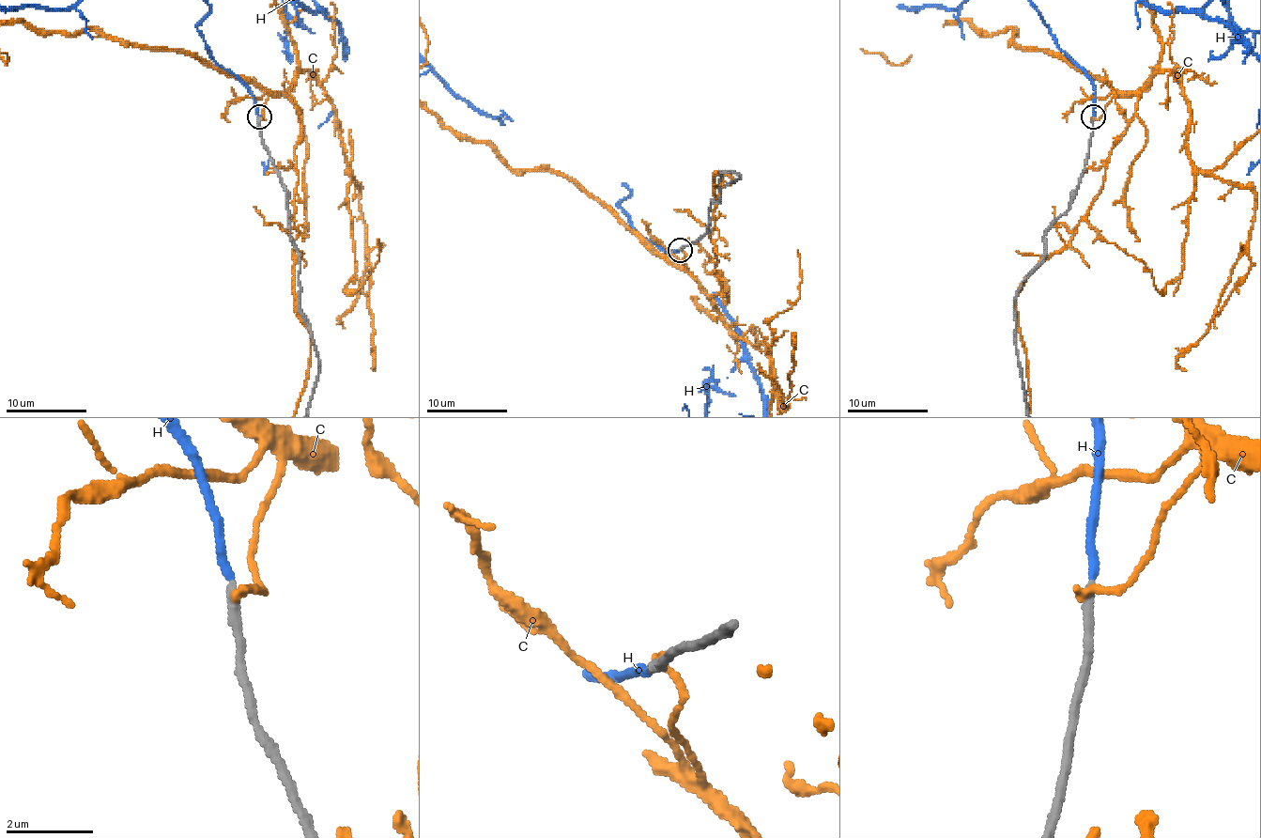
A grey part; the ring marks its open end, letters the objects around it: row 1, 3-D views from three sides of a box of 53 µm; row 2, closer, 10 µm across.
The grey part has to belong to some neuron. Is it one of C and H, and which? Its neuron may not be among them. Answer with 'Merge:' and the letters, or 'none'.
Merge: H

